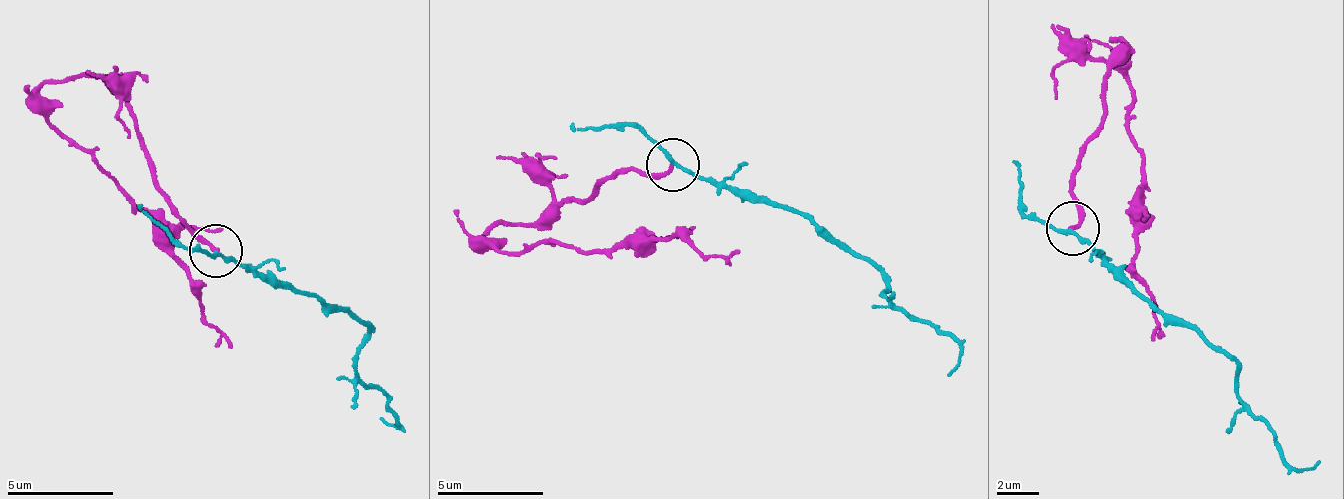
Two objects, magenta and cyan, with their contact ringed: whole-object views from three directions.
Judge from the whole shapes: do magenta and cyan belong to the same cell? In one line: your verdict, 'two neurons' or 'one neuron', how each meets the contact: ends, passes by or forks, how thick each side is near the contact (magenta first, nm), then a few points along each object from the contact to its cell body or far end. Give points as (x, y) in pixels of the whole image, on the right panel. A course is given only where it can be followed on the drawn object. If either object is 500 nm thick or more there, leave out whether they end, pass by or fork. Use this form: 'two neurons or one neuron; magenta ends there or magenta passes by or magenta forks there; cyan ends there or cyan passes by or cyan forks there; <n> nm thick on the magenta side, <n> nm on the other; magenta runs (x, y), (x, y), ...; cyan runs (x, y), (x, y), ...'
two neurons; magenta ends there; cyan passes by; 220 nm thick on the magenta side, 160 nm on the other; magenta runs (1074, 229), (1121, 42), (1113, 37), (1146, 186), (1132, 272), (1152, 290), (1151, 342); cyan runs (1074, 229), (1143, 295), (1190, 324), (1234, 364), (1236, 399), (1272, 435), (1292, 468), (1320, 460)

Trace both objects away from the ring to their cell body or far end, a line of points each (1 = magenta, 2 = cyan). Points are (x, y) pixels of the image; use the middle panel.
1: (674, 166), (494, 224), (482, 242), (614, 252), (673, 234), (701, 256), (741, 249)
2: (674, 166), (786, 211), (801, 210), (848, 243), (889, 284), (889, 296), (957, 345), (946, 376)

